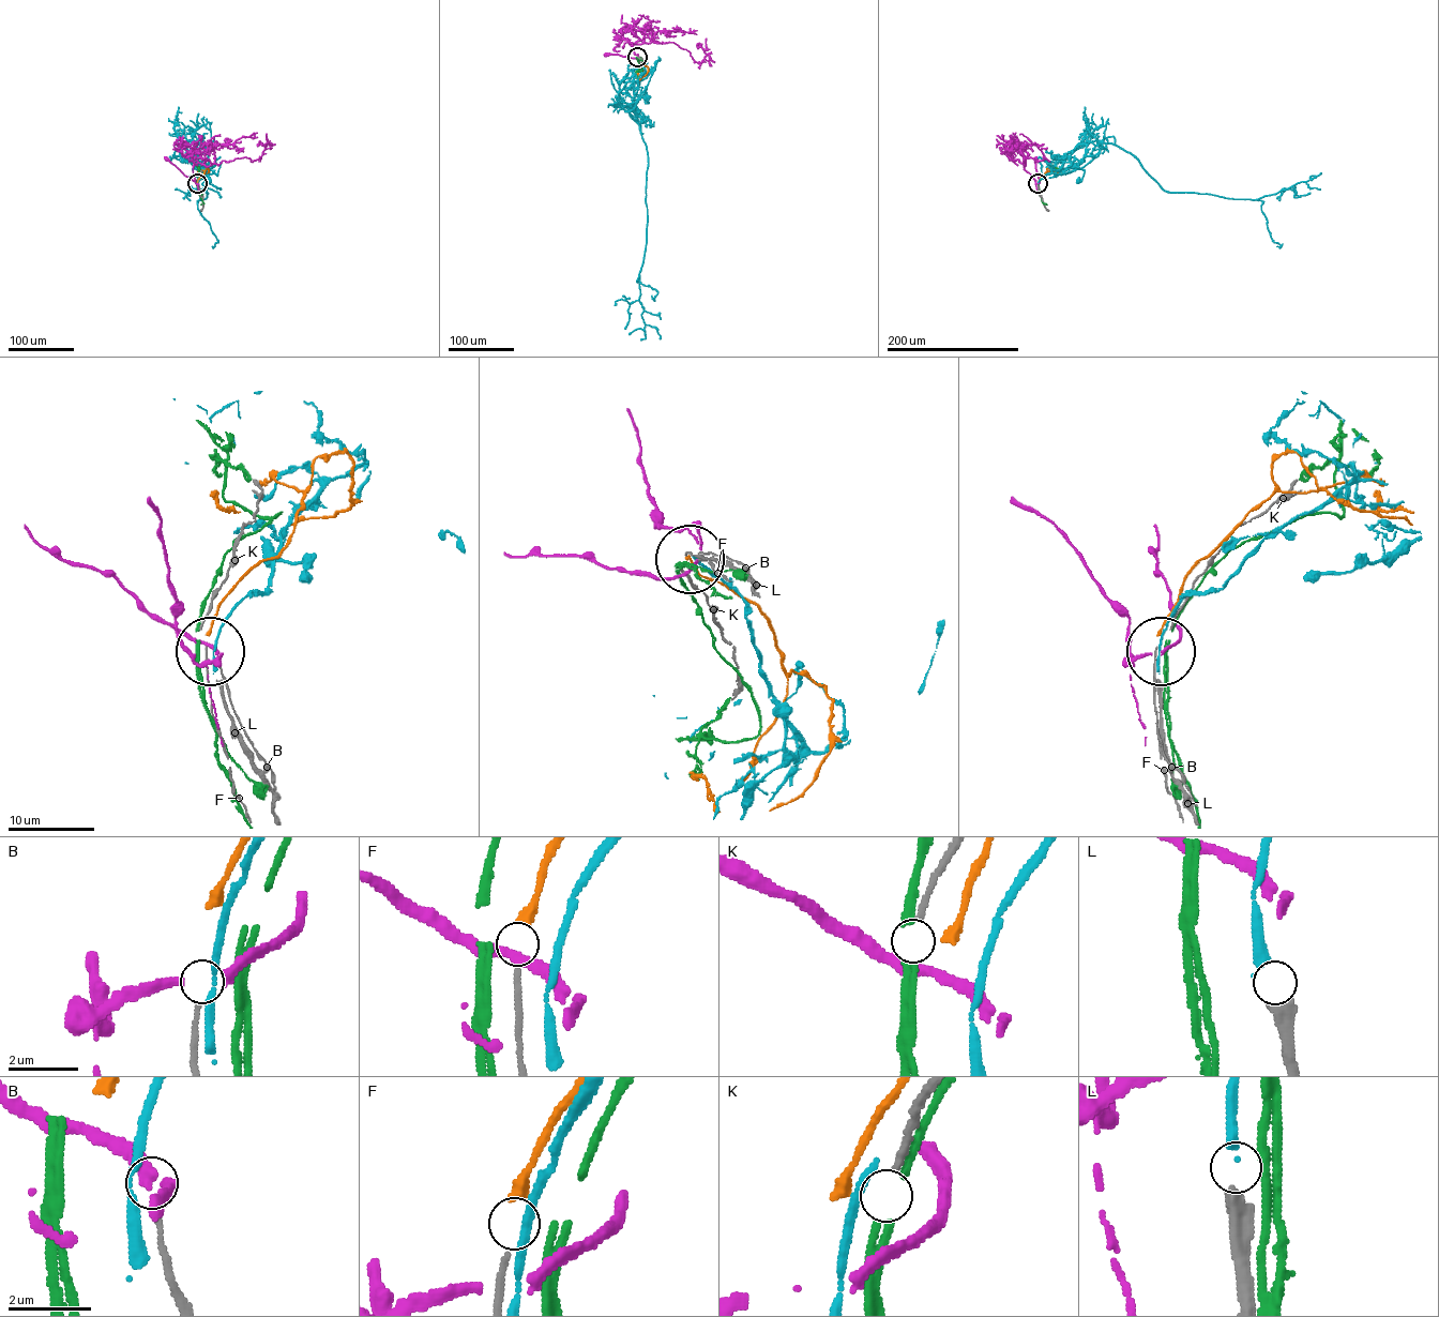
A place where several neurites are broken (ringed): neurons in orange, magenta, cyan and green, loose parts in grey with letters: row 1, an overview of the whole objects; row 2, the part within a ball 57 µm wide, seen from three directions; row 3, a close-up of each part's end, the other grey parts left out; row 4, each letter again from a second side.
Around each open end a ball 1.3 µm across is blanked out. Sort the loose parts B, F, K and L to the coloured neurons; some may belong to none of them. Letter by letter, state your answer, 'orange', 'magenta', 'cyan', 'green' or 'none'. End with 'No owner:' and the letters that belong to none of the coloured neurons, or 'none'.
B: none
F: orange
K: green
L: cyan
No owner: B

